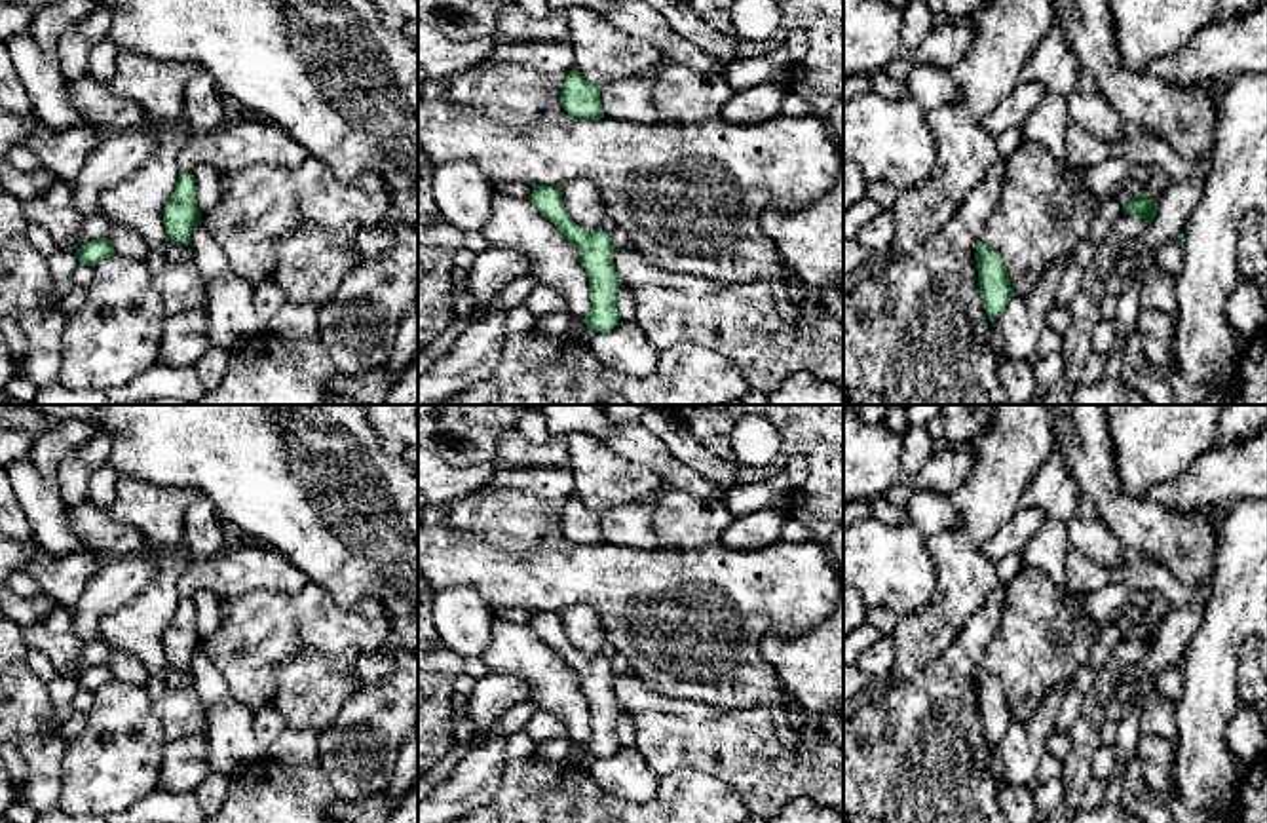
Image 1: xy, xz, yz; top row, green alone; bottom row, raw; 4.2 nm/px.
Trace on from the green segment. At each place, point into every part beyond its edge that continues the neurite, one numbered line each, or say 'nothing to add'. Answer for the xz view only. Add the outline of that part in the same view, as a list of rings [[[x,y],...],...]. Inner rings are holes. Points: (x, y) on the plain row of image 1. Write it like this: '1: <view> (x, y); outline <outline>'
nothing to add

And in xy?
nothing to add

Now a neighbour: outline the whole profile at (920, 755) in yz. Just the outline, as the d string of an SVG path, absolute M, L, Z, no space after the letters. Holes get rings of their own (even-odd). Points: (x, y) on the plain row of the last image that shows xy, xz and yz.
M1003 584L990 589L940 658L843 724L843 823L1007 823L995 796L993 749L984 736L974 686L984 650L999 629L1005 595Z

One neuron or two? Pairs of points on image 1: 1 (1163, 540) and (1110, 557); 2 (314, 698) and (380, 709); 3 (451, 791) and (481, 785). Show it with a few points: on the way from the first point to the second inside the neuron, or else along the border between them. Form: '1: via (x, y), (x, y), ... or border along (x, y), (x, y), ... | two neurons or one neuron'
1: border along (1100, 517), (1131, 554) | two neurons
2: border along (358, 689), (339, 715), (318, 732) | two neurons
3: via (458, 791), (473, 785) | one neuron

